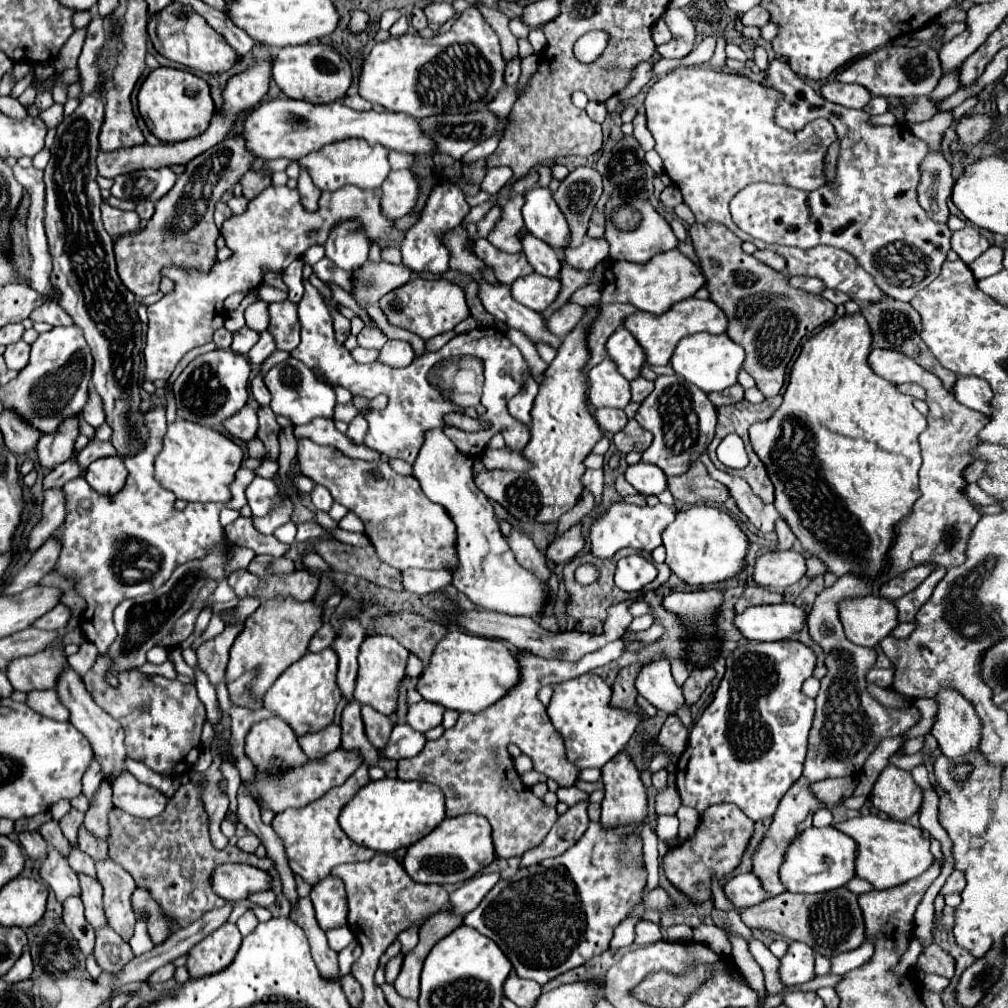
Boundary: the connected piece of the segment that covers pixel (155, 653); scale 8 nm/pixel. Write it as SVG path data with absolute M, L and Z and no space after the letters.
M153 647L153 649L147 653L147 661L149 661L149 663L155 663L155 665L165 663L167 659L169 659L169 653L167 653L167 649L163 649L163 647Z

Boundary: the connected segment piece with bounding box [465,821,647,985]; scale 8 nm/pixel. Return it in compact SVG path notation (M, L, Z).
M589 821L585 835L563 855L523 867L513 877L501 879L479 903L479 907L465 915L465 925L493 939L509 957L519 977L545 985L557 975L575 969L609 949L615 927L621 925L639 905L645 883L647 869L641 853L639 829L635 825L603 827L601 821Z

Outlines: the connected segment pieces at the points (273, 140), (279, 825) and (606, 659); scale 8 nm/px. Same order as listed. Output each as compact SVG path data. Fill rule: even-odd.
M269 99L259 107L255 107L245 117L243 135L247 139L249 151L261 159L285 157L291 161L299 161L307 153L317 151L327 143L343 141L349 137L361 137L371 145L381 143L387 149L395 149L401 153L433 153L431 141L427 141L427 137L419 133L417 119L407 117L403 113L389 113L389 111L359 113L355 109L349 109L341 101L327 103L327 105L313 105L307 101L295 101L295 99Z
M361 765L343 785L331 789L327 795L323 795L319 801L313 801L311 805L307 805L303 809L285 809L283 813L275 815L271 825L279 833L279 837L283 837L283 841L285 841L289 867L293 869L293 873L297 877L301 877L309 885L315 885L317 881L325 879L329 875L329 871L341 863L367 861L375 855L373 849L355 845L337 823L337 817L339 817L339 811L343 809L343 805L359 791L359 787L363 783L369 781L367 769L369 769L367 765Z
M615 639L603 649L585 655L577 663L543 659L535 657L533 653L519 655L523 681L519 681L517 689L513 689L507 697L503 697L503 701L497 701L483 713L461 713L455 727L447 729L437 741L427 741L421 755L399 760L397 777L403 781L427 781L437 785L445 795L447 817L473 813L475 809L475 813L483 815L493 827L495 855L501 859L521 857L527 849L539 845L545 839L559 815L555 807L547 807L521 783L513 767L513 759L507 753L507 745L515 743L525 755L533 759L535 771L547 775L557 785L573 785L577 781L579 769L575 769L575 765L565 759L563 739L559 737L559 733L555 733L545 707L537 699L537 691L545 683L561 683L565 679L589 673L595 667L603 667L619 659L623 649L623 639Z

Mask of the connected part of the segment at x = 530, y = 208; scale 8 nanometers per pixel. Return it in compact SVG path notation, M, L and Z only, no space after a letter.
M535 187L525 195L523 205L523 219L525 227L531 235L539 237L553 249L569 247L569 225L559 211L553 195L545 187Z

